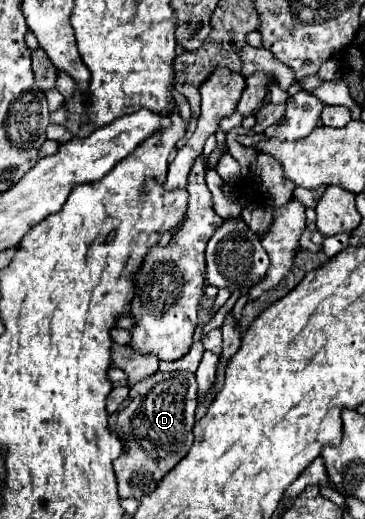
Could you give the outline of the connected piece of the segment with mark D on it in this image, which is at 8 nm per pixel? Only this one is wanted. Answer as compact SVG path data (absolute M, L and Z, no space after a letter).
M156 372L154 376L138 382L130 390L138 390L138 394L124 400L126 408L118 410L114 416L114 430L118 432L124 452L114 460L114 472L118 480L118 496L120 498L136 498L140 500L146 494L152 494L158 482L188 454L192 446L192 426L196 414L196 378L192 372Z

